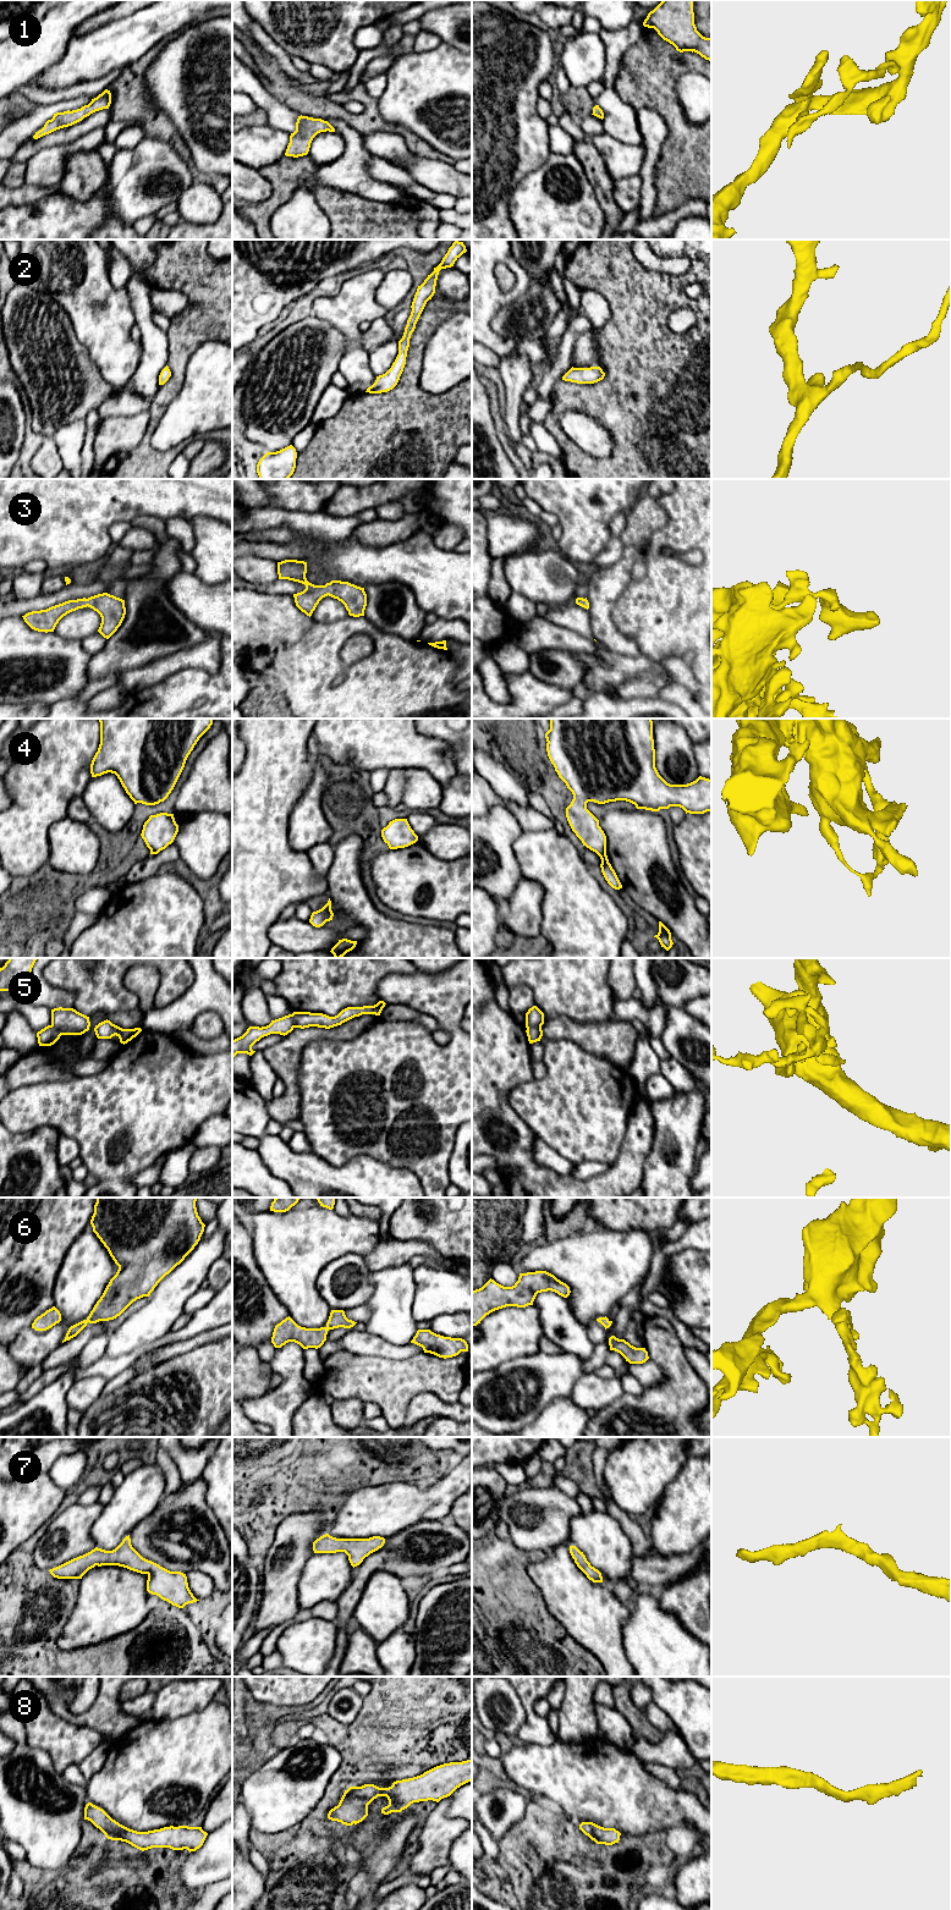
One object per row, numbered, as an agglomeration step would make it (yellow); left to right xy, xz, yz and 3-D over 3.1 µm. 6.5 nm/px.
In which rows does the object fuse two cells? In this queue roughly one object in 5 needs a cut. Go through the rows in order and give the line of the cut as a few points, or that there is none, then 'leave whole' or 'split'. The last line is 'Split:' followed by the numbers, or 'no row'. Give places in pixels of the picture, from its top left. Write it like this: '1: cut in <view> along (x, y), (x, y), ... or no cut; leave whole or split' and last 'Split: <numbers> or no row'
1: no cut; leave whole
2: no cut; leave whole
3: no cut; leave whole
4: no cut; leave whole
5: cut in xz along (292, 1013), (295, 1027); split
6: no cut; leave whole
7: no cut; leave whole
8: no cut; leave whole
Split: 5

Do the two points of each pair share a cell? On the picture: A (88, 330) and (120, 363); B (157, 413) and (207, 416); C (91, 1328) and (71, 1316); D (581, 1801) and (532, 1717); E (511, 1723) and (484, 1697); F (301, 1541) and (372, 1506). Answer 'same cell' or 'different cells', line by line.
A: same cell
B: different cells
C: different cells
D: different cells
E: same cell
F: different cells

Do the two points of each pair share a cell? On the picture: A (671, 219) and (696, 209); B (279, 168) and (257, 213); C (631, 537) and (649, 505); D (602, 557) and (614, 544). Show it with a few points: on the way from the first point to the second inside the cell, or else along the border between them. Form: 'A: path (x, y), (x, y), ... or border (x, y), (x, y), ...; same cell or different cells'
A: path (677, 214), (690, 209); same cell
B: path (279, 180), (279, 197), (269, 207); same cell
C: path (638, 529), (647, 512); same cell
D: path (605, 554), (611, 548); same cell

